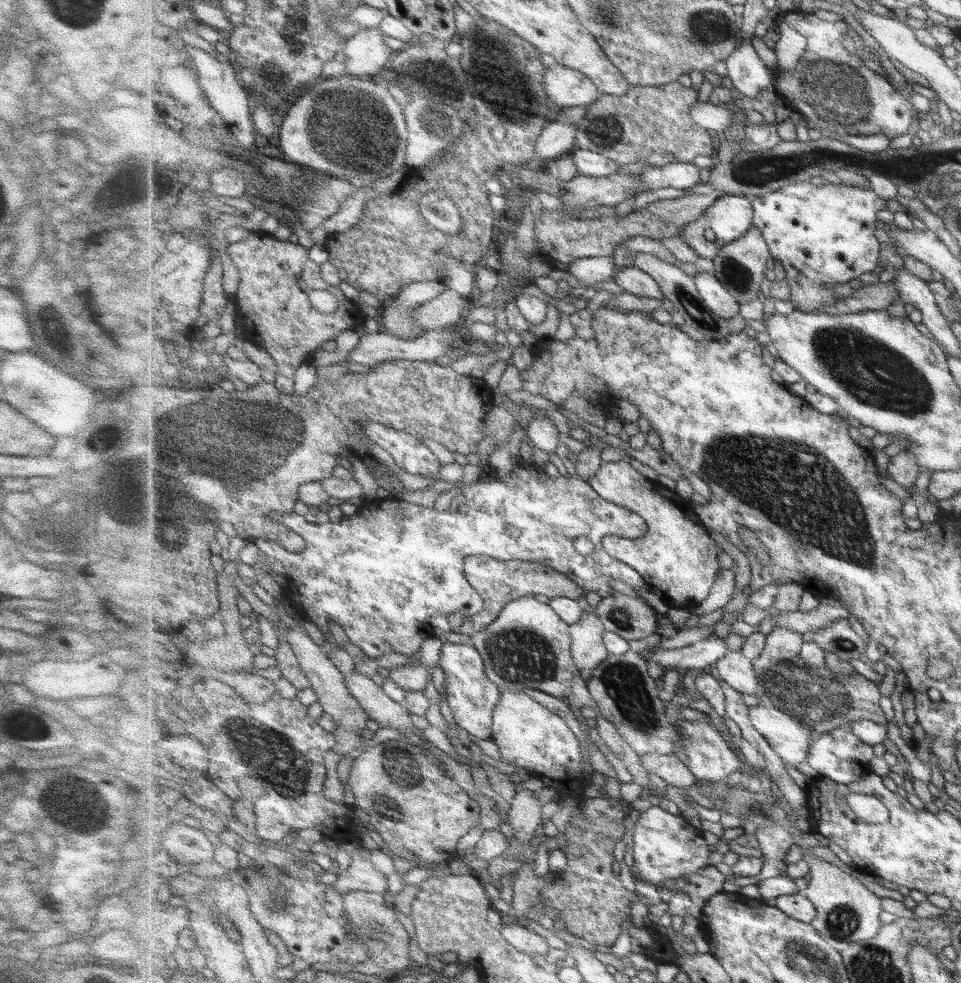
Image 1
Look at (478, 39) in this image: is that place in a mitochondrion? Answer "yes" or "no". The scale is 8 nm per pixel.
no

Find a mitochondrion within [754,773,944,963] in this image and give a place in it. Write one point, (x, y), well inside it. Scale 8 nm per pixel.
(842, 921)

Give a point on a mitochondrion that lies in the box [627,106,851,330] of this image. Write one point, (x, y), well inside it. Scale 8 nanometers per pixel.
(735, 274)

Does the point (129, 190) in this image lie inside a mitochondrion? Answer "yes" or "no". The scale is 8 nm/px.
no

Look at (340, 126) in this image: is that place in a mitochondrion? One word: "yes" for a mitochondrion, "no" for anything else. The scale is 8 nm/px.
yes

